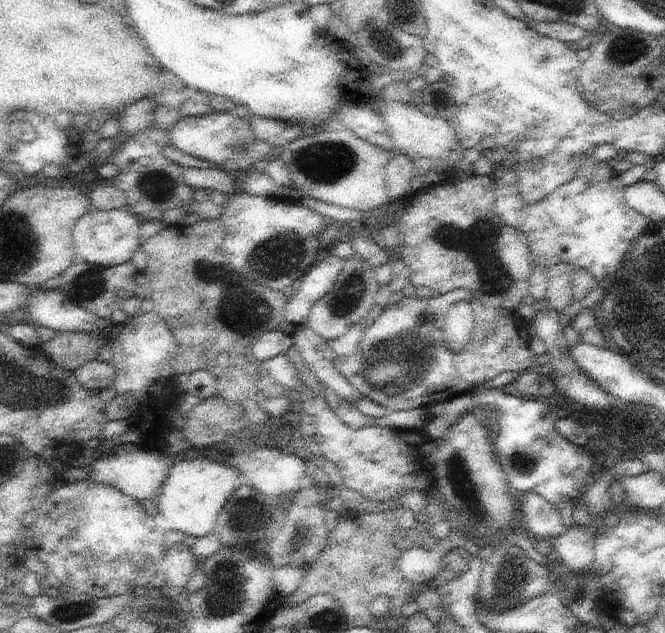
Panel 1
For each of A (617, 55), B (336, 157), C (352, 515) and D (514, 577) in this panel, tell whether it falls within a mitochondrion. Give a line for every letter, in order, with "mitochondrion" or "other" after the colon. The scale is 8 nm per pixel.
A: mitochondrion
B: mitochondrion
C: other
D: mitochondrion

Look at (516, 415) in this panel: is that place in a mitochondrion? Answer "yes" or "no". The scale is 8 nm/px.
no

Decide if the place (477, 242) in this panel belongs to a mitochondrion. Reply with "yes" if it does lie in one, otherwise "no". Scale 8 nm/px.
yes

